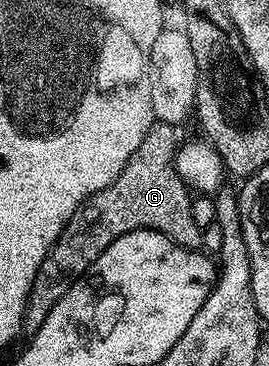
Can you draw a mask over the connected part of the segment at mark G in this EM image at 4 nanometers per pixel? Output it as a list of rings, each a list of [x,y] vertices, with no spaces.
[[[155,121],[144,141],[140,141],[140,149],[132,153],[116,181],[86,200],[70,218],[52,245],[48,257],[44,257],[40,269],[36,271],[36,281],[32,281],[30,296],[22,314],[22,331],[27,336],[38,332],[52,305],[56,305],[56,301],[60,301],[60,297],[72,289],[74,282],[93,265],[100,253],[104,253],[104,249],[108,249],[108,245],[112,245],[112,241],[116,241],[116,237],[124,237],[124,233],[146,227],[150,231],[164,233],[164,237],[181,247],[202,247],[203,228],[192,221],[192,192],[174,168],[174,158],[180,146],[178,131],[177,126]]]

